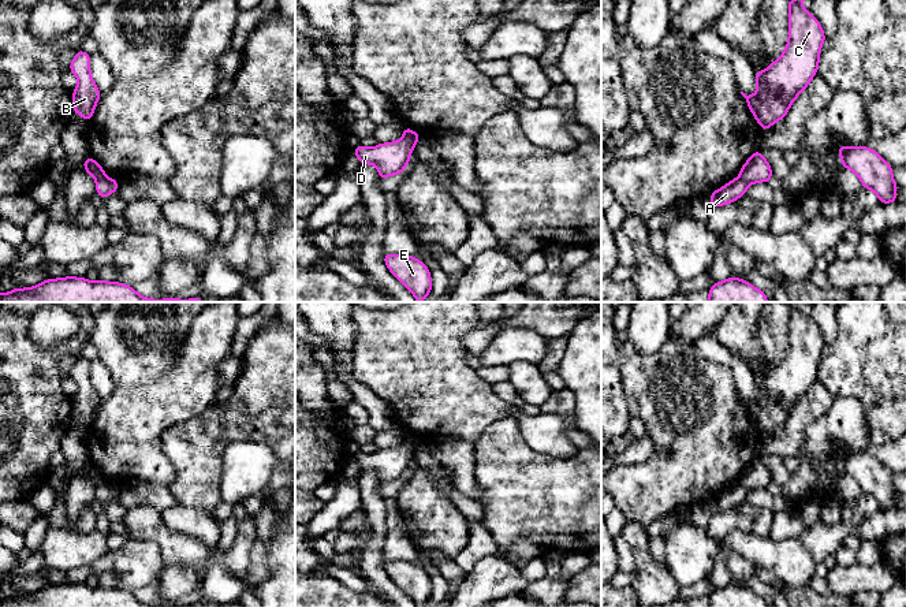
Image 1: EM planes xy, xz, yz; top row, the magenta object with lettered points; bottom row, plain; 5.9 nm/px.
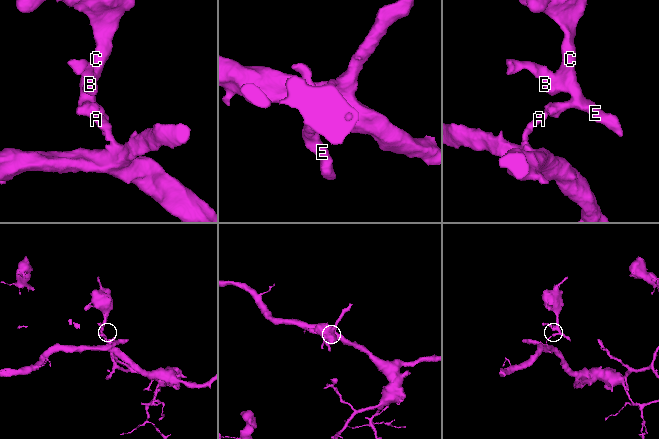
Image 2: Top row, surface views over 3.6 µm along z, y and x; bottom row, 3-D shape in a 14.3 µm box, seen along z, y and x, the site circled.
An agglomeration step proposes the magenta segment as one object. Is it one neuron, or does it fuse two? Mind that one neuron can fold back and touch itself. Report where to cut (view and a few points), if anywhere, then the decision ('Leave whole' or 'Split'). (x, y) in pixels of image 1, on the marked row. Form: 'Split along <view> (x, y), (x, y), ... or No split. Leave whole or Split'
Split along xz (403, 136), (416, 141). Split

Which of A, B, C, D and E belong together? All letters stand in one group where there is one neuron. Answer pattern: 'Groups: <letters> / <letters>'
Groups: A / B C D E

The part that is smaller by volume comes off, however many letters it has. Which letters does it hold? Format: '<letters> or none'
B, C, D, E

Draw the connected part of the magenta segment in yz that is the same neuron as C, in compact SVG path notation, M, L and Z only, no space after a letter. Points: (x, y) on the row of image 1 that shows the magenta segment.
M788 0L788 41L783 55L772 62L767 70L756 72L756 94L746 96L741 92L763 130L768 130L775 122L786 116L794 100L817 74L820 51L824 41L825 36L820 22L804 8L802 0Z

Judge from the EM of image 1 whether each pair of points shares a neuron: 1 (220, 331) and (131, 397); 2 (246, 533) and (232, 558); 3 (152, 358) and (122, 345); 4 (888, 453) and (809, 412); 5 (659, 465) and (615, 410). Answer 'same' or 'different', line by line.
1: same
2: same
3: same
4: different
5: different

